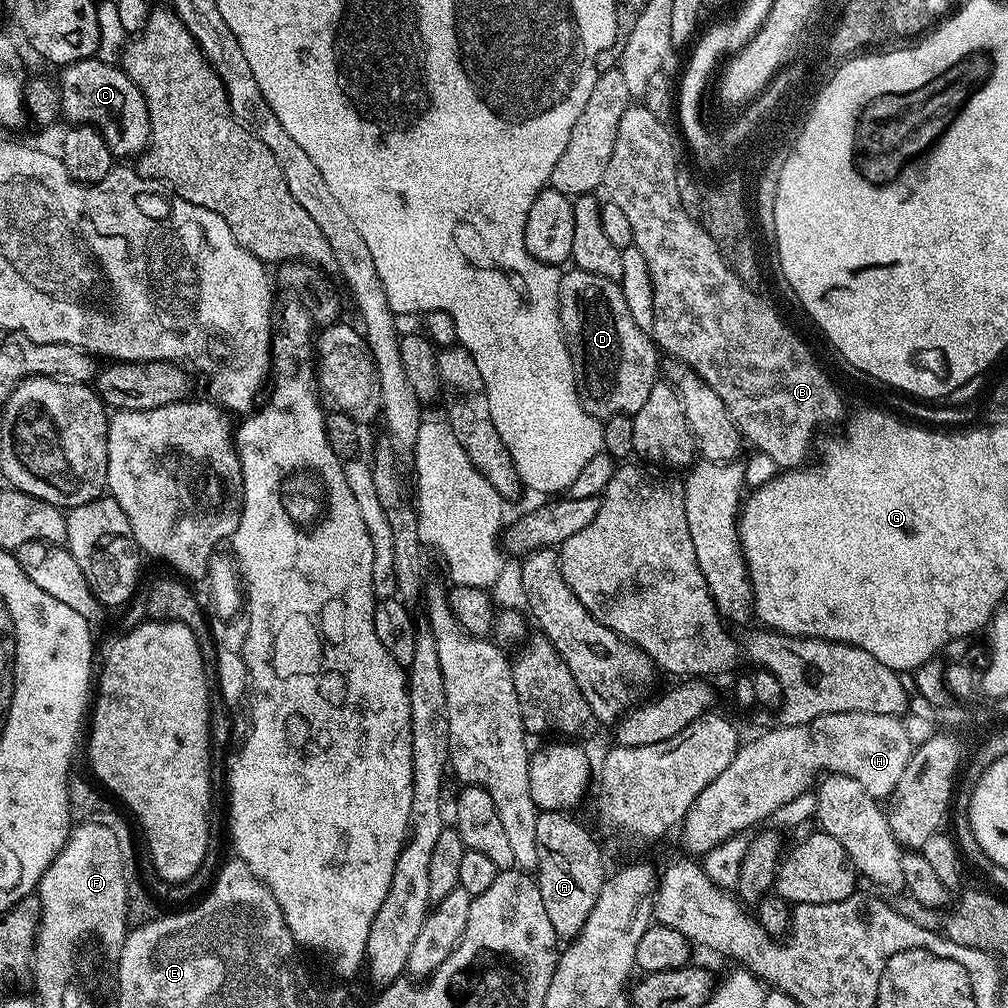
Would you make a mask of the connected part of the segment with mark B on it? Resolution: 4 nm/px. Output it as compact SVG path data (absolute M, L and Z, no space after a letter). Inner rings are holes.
M629 106L626 114L622 114L622 118L618 122L618 134L614 142L614 154L610 154L610 162L606 166L606 174L604 175L603 191L608 191L607 199L614 205L620 207L626 214L626 219L630 222L630 230L632 231L632 243L635 251L640 251L640 256L644 259L644 268L648 271L648 280L652 283L652 328L650 327L650 335L659 351L665 357L675 361L680 361L692 371L696 371L698 377L710 386L714 393L725 403L726 410L730 414L730 418L736 423L737 430L745 441L748 440L757 449L759 455L767 456L772 460L777 469L787 470L789 468L801 467L809 459L808 447L813 447L813 440L817 433L819 424L827 423L828 420L833 420L834 423L841 423L845 416L841 413L840 400L837 399L836 393L829 387L828 381L824 380L824 376L820 375L816 366L812 364L811 357L800 347L797 340L794 339L797 331L789 321L784 321L770 305L767 304L763 295L756 295L752 288L743 280L739 280L734 274L734 270L722 258L722 254L718 250L718 246L714 246L714 238L710 238L710 234L703 226L699 219L696 220L690 213L684 209L684 200L680 197L680 180L676 177L676 144L668 137L668 132L664 129L665 121L655 116L650 110L643 106Z

